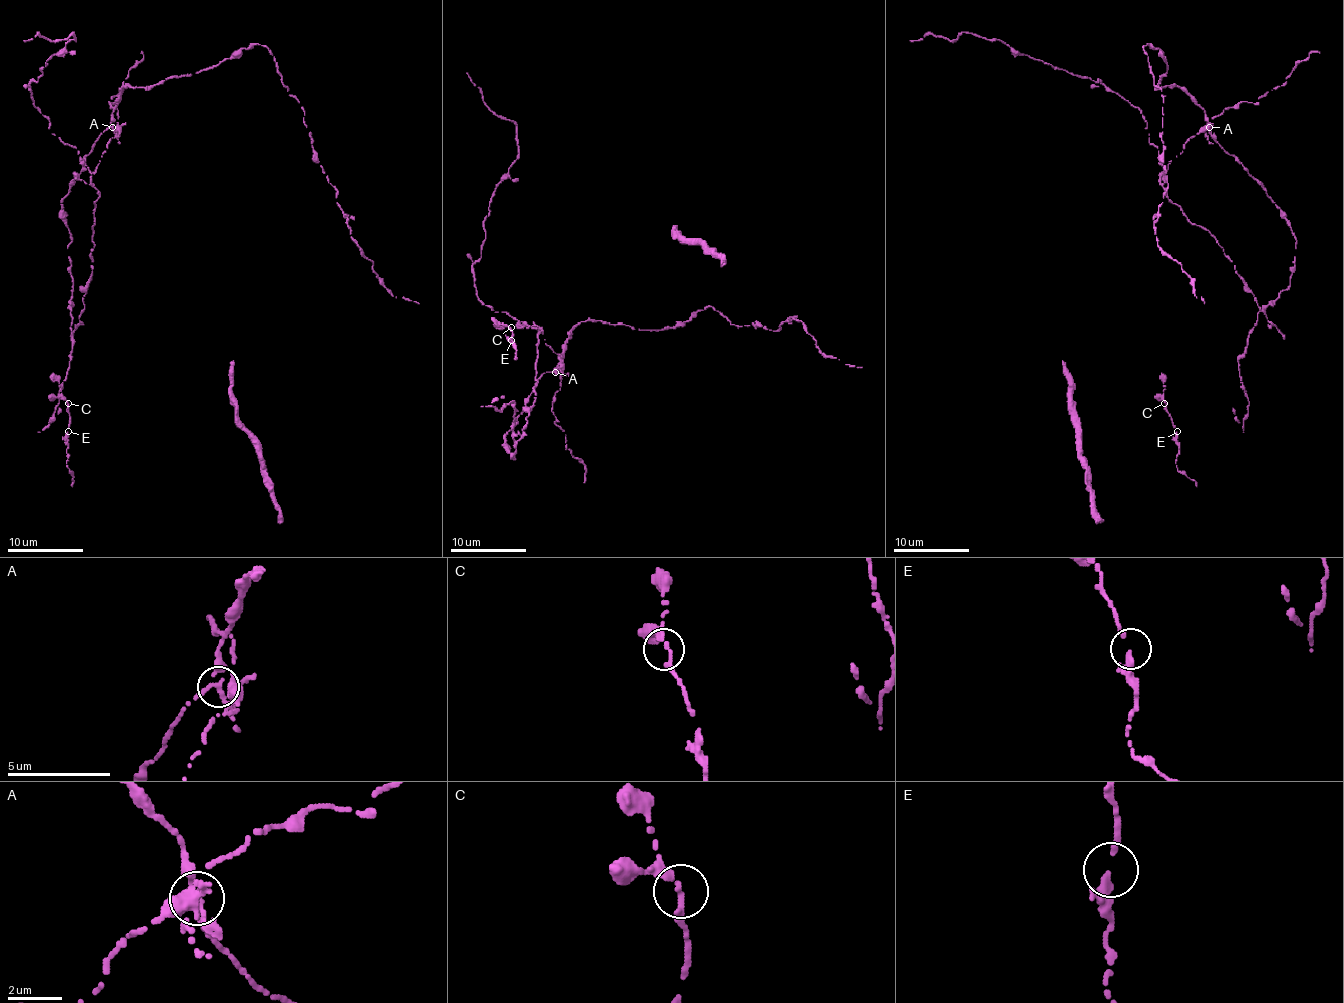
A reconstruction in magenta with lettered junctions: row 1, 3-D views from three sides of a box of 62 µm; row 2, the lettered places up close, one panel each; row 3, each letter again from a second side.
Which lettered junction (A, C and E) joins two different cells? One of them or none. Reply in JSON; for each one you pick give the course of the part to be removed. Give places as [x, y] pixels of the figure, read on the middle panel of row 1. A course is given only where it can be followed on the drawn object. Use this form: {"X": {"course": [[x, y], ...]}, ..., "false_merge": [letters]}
{"A": {"course": [[554, 372], [562, 359], [541, 330], [478, 298], [473, 264], [518, 146], [516, 125], [467, 73]]}, "false_merge": ["A"]}

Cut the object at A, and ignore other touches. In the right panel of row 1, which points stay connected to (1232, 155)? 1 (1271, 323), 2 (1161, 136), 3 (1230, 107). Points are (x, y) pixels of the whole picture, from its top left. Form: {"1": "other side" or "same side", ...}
{"1": "other side", "2": "same side", "3": "other side"}

